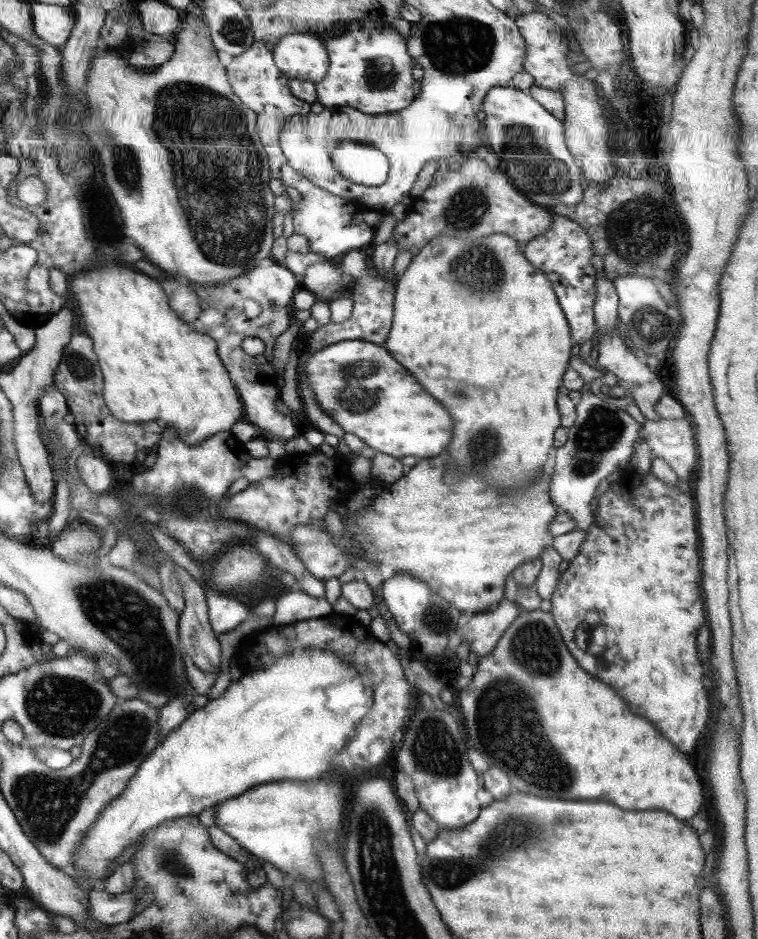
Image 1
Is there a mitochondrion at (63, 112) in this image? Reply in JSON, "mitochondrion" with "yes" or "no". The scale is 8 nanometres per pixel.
{"mitochondrion":"yes"}

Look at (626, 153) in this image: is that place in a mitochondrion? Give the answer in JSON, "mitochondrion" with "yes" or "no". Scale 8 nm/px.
{"mitochondrion":"no"}

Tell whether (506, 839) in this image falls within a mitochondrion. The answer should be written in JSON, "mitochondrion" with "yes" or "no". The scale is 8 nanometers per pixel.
{"mitochondrion":"yes"}

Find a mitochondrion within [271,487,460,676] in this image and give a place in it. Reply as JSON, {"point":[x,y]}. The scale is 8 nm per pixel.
{"point":[436,618]}

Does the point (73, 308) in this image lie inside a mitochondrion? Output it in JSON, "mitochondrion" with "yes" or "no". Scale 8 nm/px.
{"mitochondrion":"no"}

